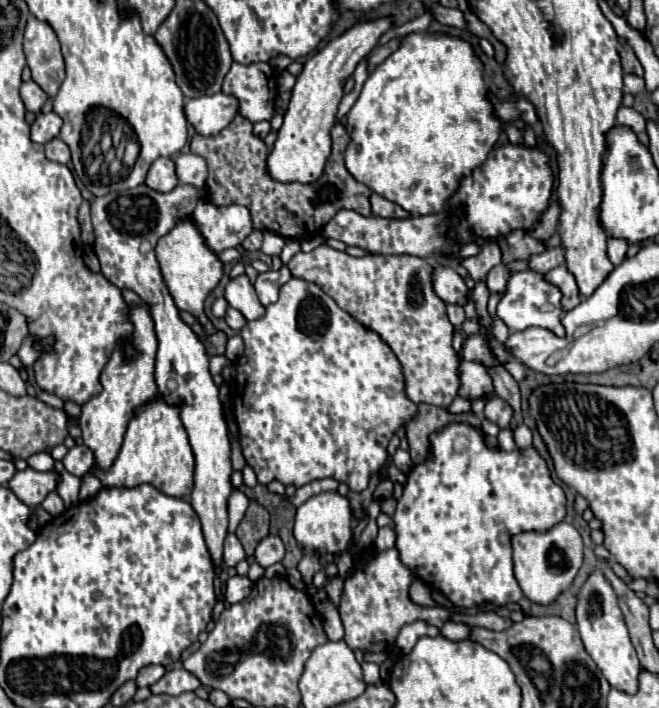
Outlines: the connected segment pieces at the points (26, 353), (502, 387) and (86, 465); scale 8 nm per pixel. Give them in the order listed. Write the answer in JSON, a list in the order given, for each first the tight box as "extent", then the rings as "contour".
[{"extent":[18,337,38,369],"contour":[[[30,337],[22,343],[22,347],[18,351],[18,357],[20,357],[20,361],[26,369],[30,369],[30,365],[34,365],[34,361],[38,359],[38,353],[34,353],[34,345],[30,345]]]},{"extent":[494,369,524,425],"contour":[[[494,369],[494,389],[496,389],[496,395],[502,397],[512,407],[514,421],[522,425],[524,419],[522,419],[522,409],[520,409],[520,389],[514,377],[506,369]]]},{"extent":[62,445,94,477],"contour":[[[76,445],[66,453],[62,463],[68,473],[82,477],[84,473],[88,473],[94,467],[94,453],[86,445]]]}]

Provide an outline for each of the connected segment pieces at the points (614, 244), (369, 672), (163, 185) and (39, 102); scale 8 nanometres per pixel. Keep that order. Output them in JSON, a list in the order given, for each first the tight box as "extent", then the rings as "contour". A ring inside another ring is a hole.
[{"extent":[608,239,628,265],"contour":[[[608,239],[608,257],[610,257],[610,261],[614,265],[620,265],[624,261],[626,249],[628,249],[626,241],[622,241],[622,239]]]},{"extent":[361,662,379,684],"contour":[[[363,662],[361,664],[364,681],[367,684],[376,684],[379,680],[379,666],[375,663]]]},{"extent":[146,157,178,193],"contour":[[[160,157],[158,161],[154,161],[154,165],[148,171],[146,185],[150,189],[154,189],[154,191],[160,191],[160,193],[172,191],[178,185],[174,161],[172,159],[164,159],[164,157]]]},{"extent":[20,79,48,113],"contour":[[[32,79],[22,83],[22,87],[20,87],[20,97],[22,97],[26,109],[32,111],[32,113],[38,113],[38,111],[42,109],[42,105],[46,103],[46,99],[48,99],[48,95],[46,95]]]}]

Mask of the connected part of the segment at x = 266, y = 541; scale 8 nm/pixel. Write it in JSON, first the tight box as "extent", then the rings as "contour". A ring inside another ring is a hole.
{"extent":[254,535,284,567],"contour":[[[266,535],[258,543],[256,553],[254,553],[256,563],[260,563],[262,567],[270,567],[270,565],[282,561],[282,557],[284,557],[284,543],[278,535]]]}

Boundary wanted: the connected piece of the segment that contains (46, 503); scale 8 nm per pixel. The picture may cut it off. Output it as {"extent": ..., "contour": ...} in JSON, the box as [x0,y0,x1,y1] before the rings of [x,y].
{"extent":[42,491,64,517],"contour":[[[52,491],[44,501],[42,501],[42,507],[52,515],[52,517],[58,517],[62,511],[64,511],[64,503],[60,499],[60,495],[56,491]]]}

